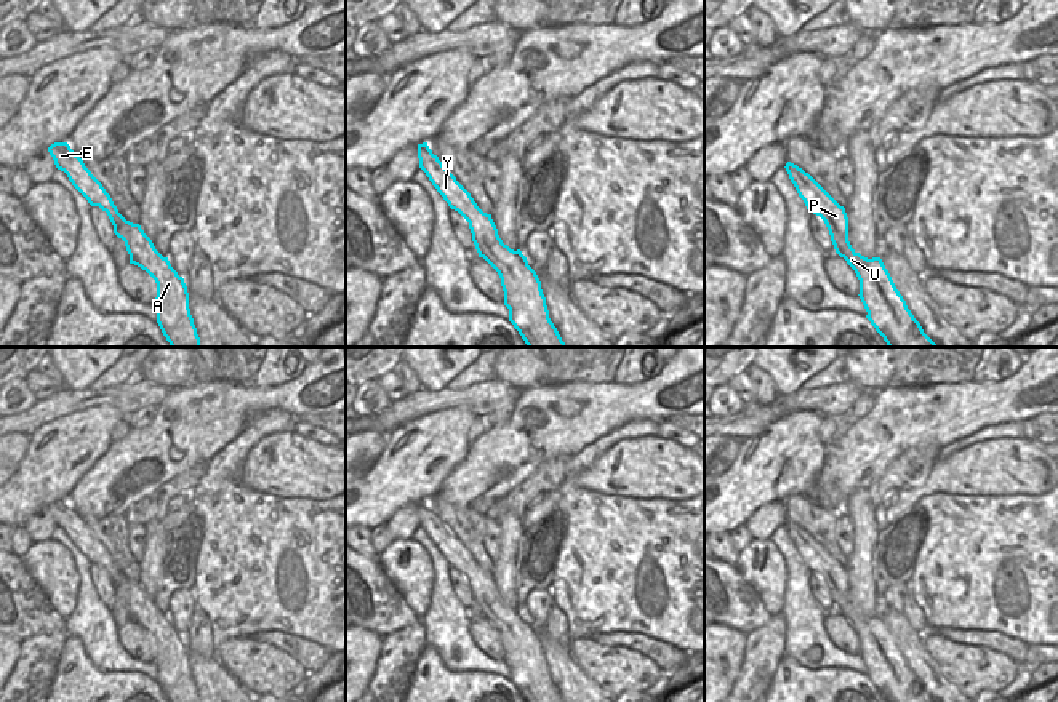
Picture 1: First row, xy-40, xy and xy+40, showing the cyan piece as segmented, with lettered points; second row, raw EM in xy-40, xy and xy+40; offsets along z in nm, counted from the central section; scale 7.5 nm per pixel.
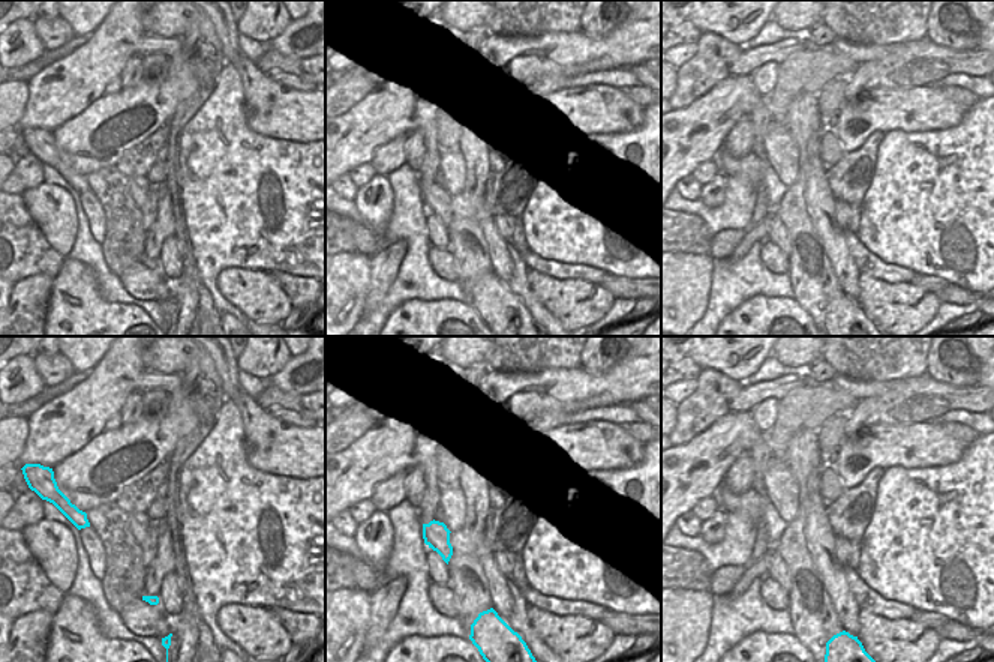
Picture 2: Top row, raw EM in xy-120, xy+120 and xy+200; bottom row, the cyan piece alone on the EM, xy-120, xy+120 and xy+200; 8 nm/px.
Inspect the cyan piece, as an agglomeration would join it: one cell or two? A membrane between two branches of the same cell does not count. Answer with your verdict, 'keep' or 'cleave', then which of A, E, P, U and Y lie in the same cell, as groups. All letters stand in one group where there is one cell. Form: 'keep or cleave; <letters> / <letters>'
keep; A E P U Y

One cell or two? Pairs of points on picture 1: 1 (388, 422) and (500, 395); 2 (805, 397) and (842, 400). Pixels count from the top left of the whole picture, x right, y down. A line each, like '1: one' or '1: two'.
1: one
2: one

